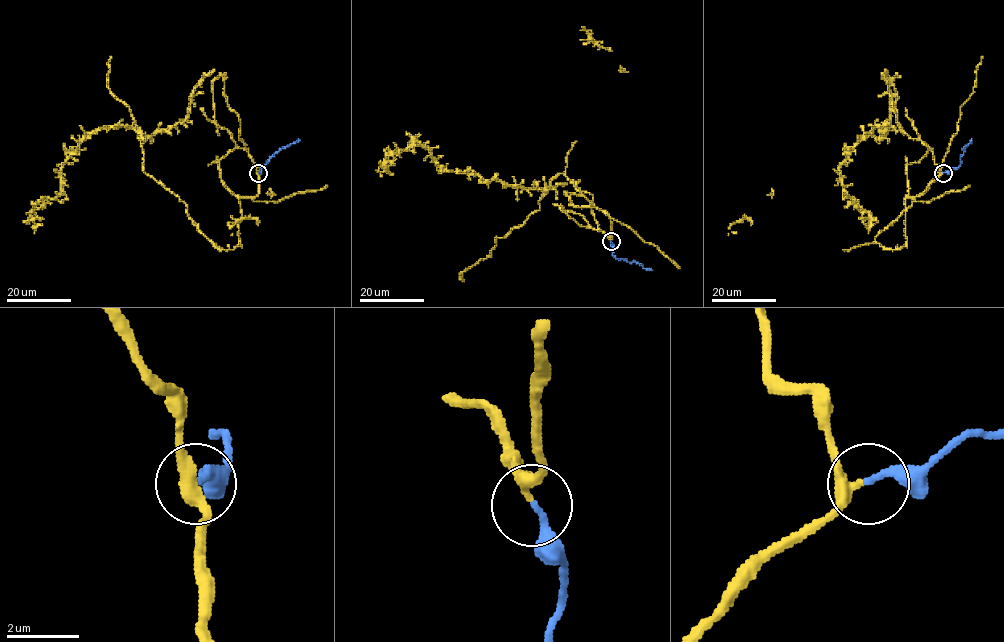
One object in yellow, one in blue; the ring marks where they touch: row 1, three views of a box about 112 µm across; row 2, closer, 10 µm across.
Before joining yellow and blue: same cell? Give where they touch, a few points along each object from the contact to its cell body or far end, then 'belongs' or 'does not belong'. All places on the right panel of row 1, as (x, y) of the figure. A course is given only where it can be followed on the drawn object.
at (943, 173); yellow runs (943, 173), (895, 119), (885, 70), (890, 126), (882, 137), (876, 126), (840, 169), (871, 221), (868, 234); blue runs (943, 173), (960, 165), (963, 148), (971, 140); belongs

